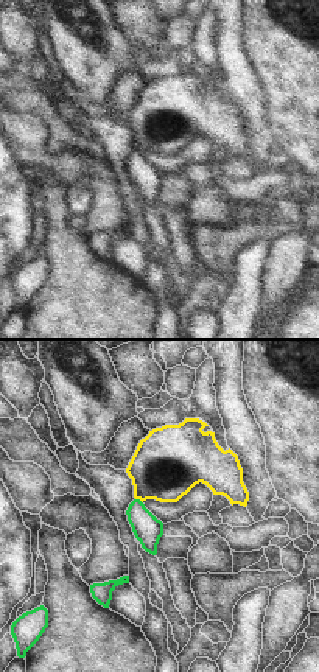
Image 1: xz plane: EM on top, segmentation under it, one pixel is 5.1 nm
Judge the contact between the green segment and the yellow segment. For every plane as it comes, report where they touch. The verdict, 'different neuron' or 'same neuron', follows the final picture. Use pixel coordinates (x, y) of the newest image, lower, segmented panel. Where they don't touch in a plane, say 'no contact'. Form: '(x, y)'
(139, 500)

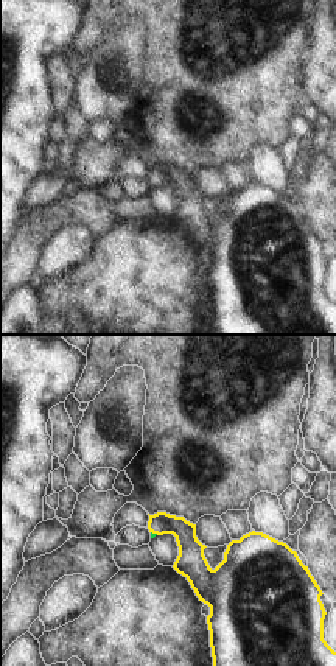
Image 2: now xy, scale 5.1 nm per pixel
(154, 534)

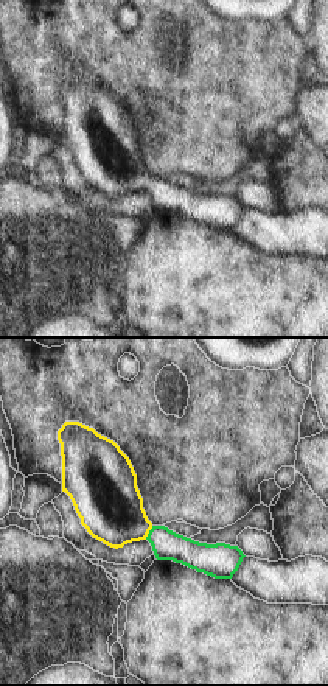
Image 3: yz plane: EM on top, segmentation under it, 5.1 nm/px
(150, 532)

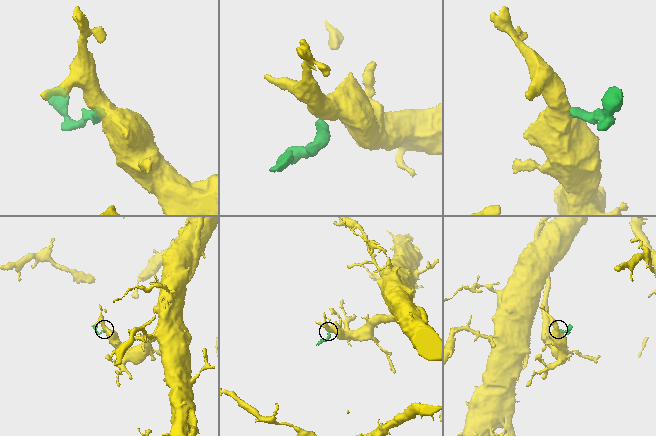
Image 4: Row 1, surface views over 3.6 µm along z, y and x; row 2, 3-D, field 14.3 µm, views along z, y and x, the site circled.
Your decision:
same neuron

